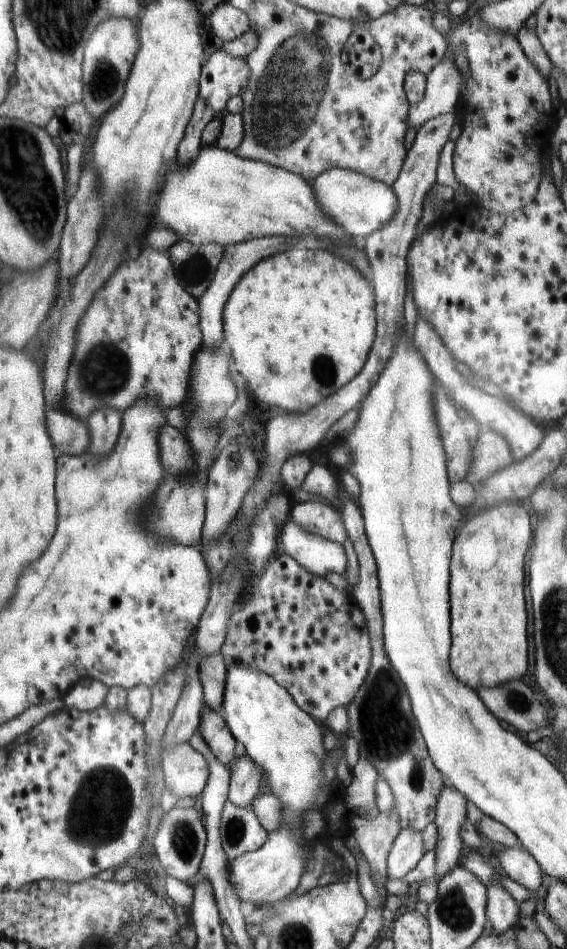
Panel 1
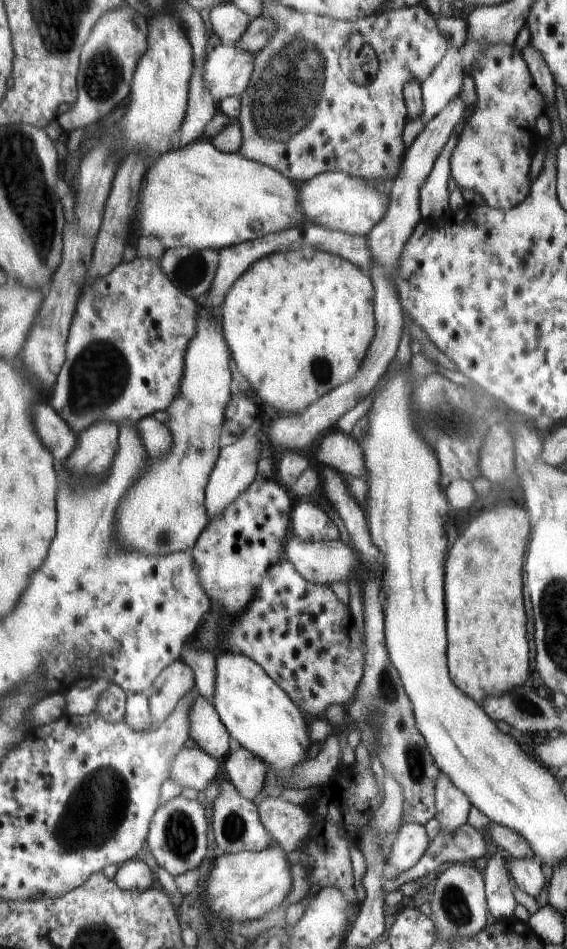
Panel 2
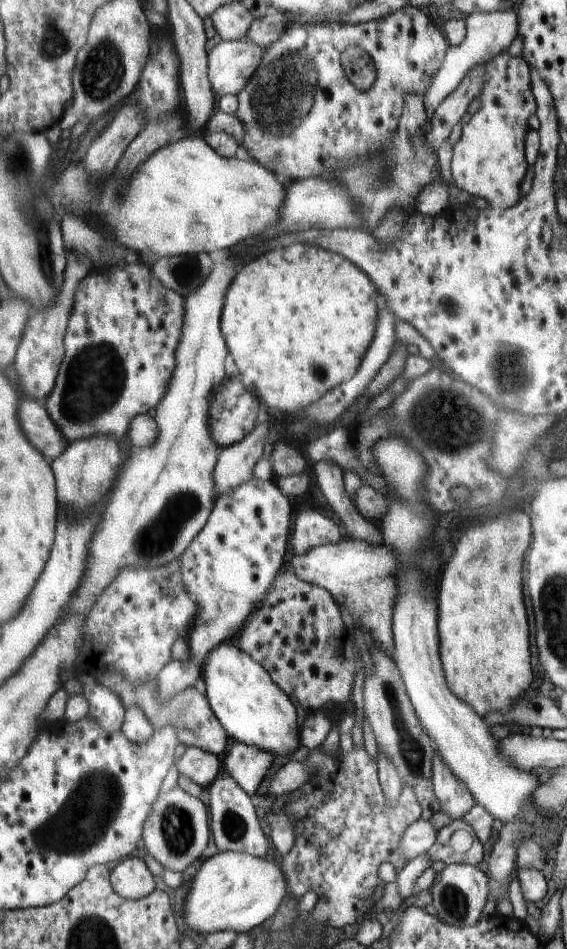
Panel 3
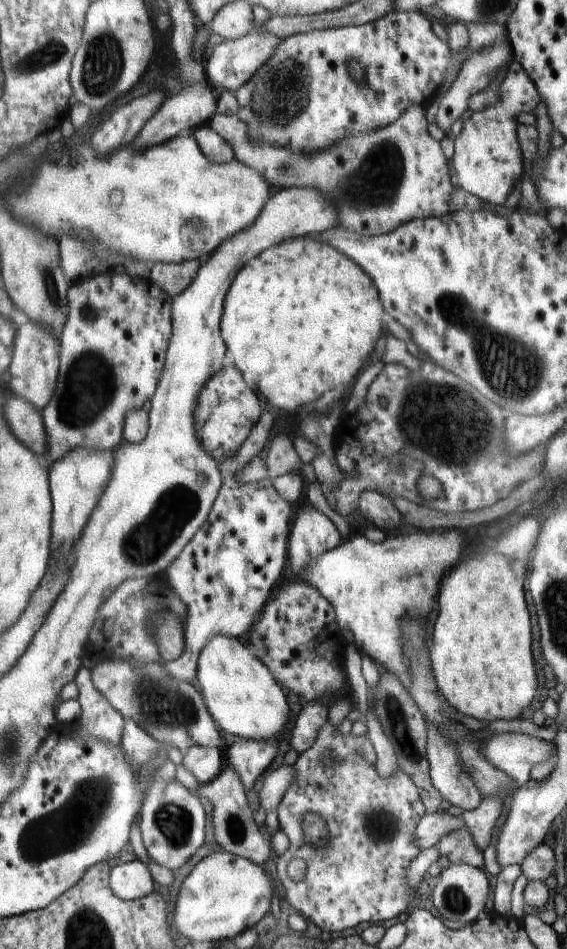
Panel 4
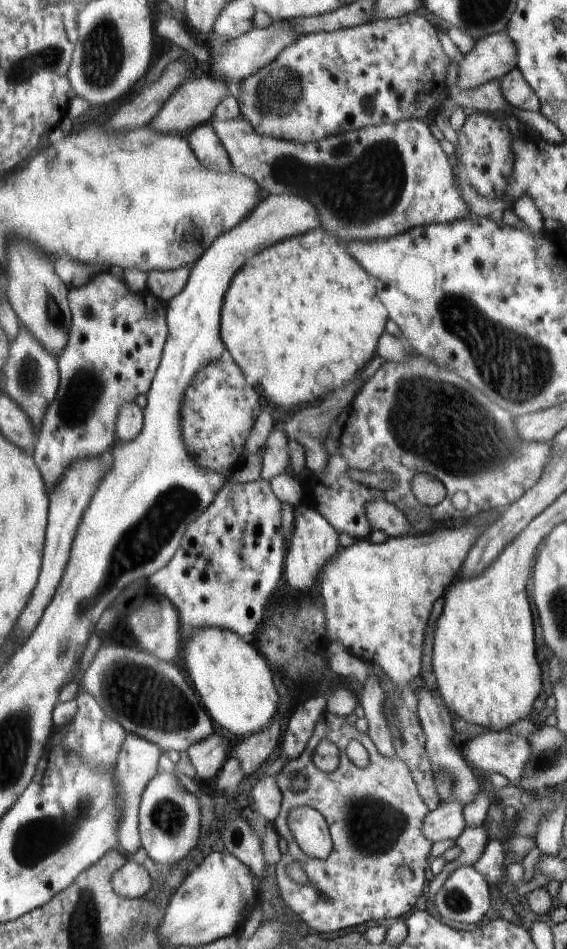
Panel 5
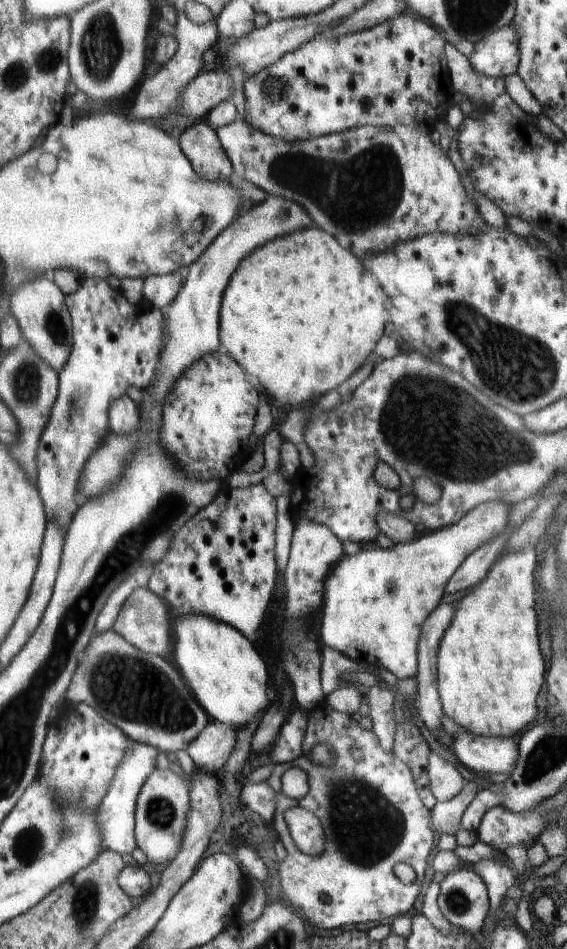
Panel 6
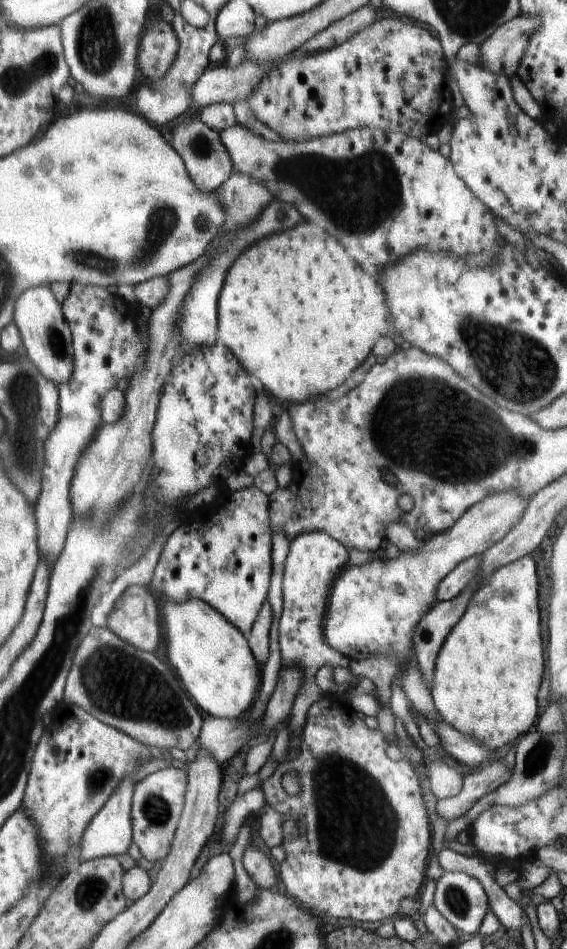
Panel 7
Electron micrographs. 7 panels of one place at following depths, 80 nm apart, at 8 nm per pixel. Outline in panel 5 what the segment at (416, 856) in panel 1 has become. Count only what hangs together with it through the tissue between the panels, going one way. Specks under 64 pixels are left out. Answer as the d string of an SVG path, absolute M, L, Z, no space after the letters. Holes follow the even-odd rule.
M454 798L441 802L426 818L424 834L432 842L448 840L448 838L456 840L467 827L463 817L464 807L462 801Z

